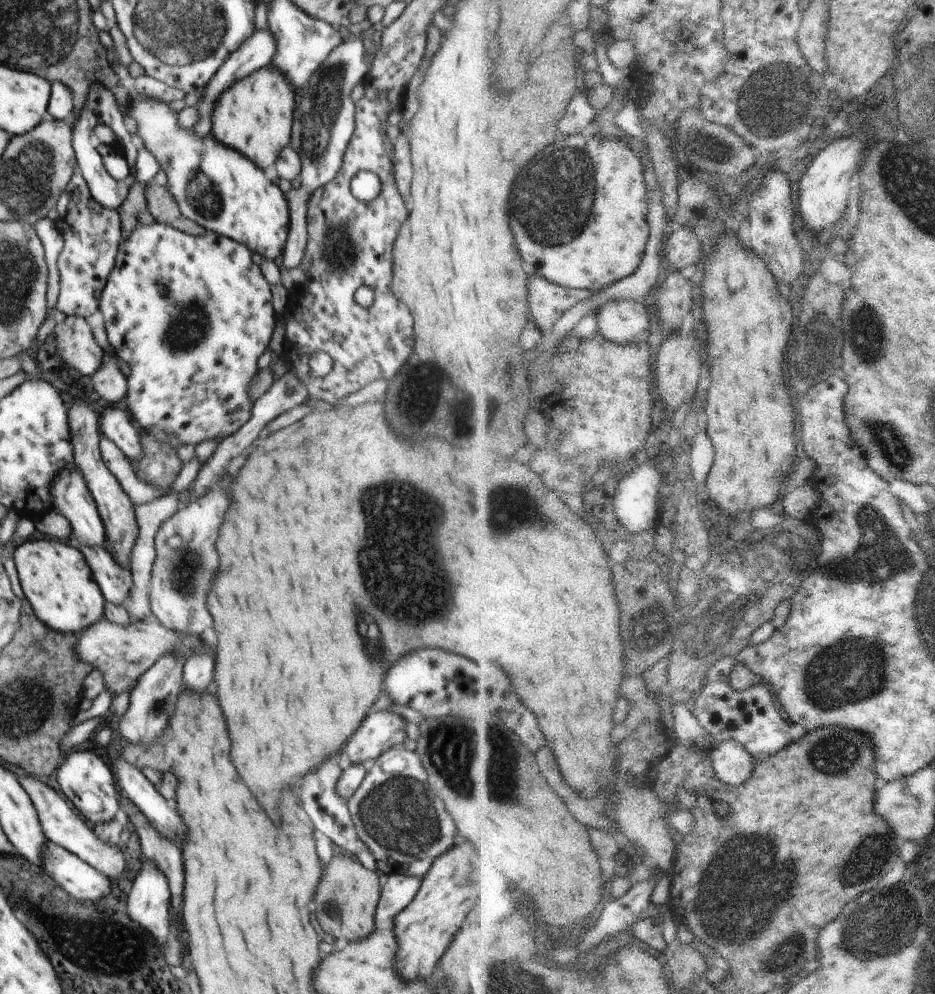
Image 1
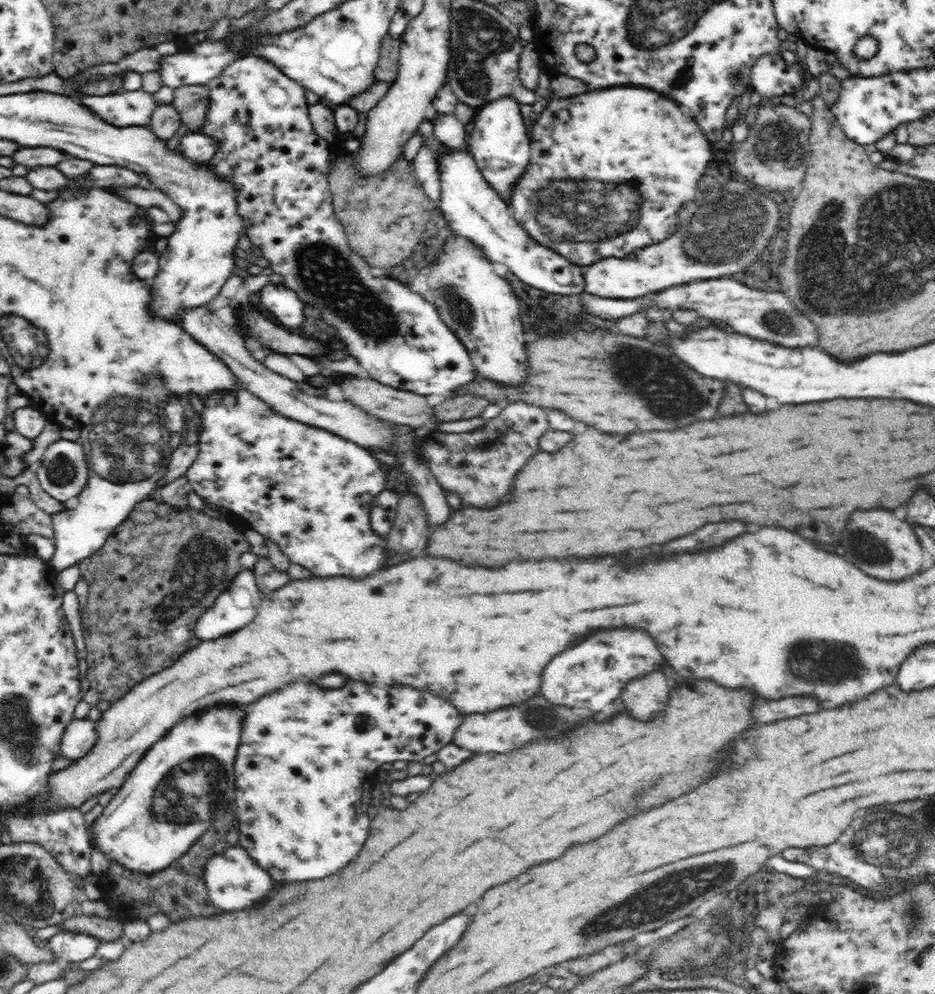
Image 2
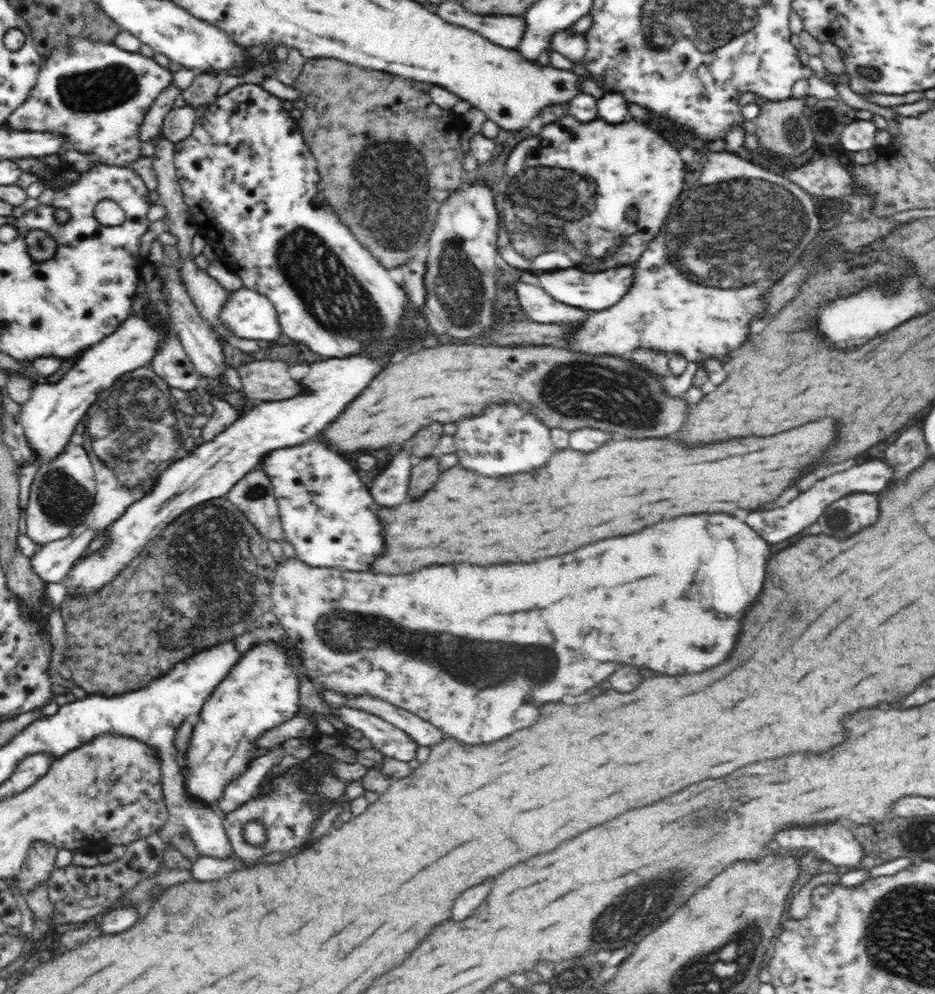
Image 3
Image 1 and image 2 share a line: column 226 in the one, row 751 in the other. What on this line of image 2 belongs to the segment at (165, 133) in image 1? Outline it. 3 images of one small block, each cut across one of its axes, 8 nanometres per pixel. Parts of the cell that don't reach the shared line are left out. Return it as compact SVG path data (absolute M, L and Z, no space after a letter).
M221 706L196 713L173 726L143 755L112 800L104 806L102 816L91 826L95 837L91 840L93 849L100 849L111 860L141 873L158 872L188 852L203 832L215 824L217 815L212 814L223 814L218 818L224 818L235 805L234 762L241 744L244 716L242 707Z

